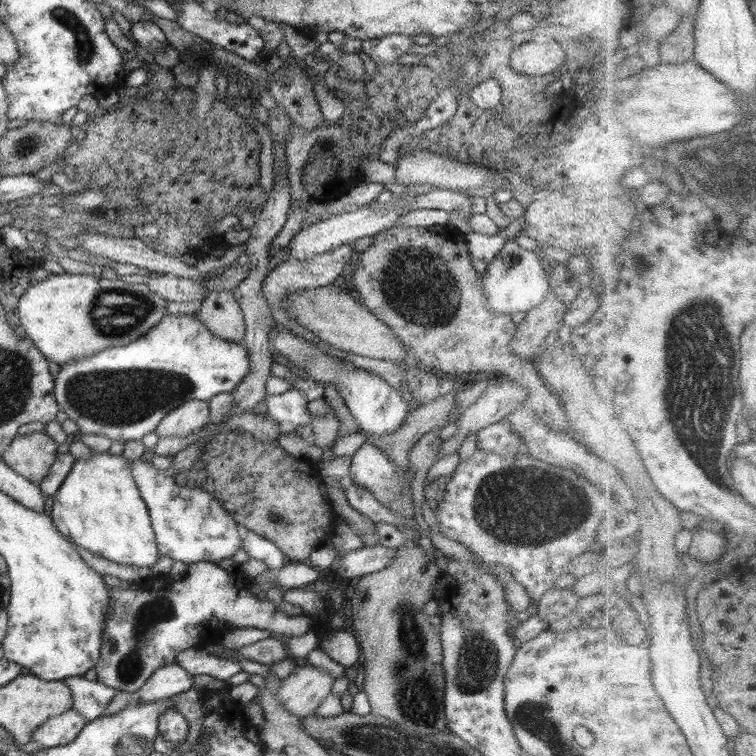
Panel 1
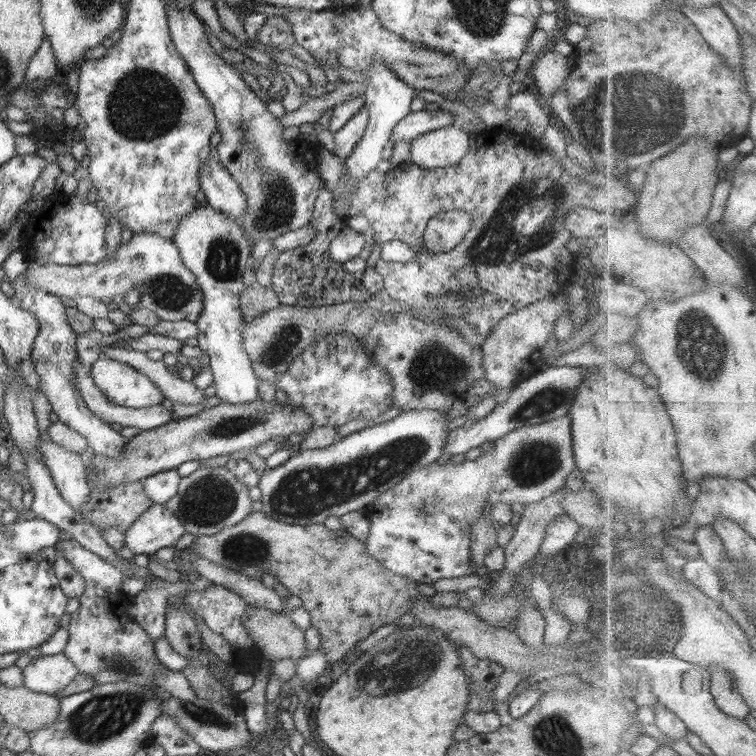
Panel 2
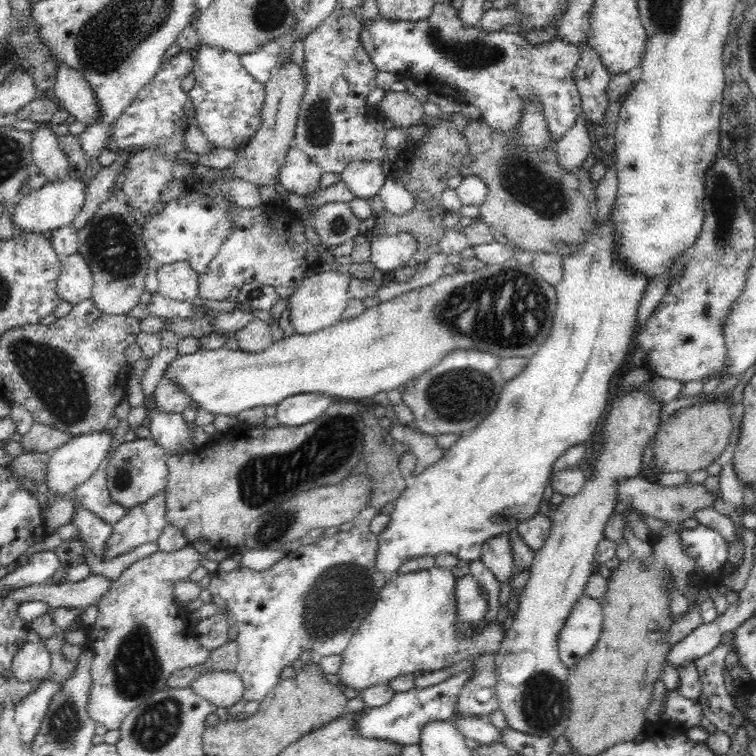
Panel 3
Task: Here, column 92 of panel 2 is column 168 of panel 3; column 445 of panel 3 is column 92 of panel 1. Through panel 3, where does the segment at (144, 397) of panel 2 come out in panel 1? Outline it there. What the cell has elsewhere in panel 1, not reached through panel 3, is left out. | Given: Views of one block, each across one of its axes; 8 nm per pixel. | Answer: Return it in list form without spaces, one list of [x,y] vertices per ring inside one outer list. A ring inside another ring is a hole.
[[[64,272],[28,286],[18,300],[16,310],[19,325],[34,346],[49,361],[64,366],[144,336],[168,314],[167,302],[152,292],[146,283],[127,283],[121,278],[106,279]]]

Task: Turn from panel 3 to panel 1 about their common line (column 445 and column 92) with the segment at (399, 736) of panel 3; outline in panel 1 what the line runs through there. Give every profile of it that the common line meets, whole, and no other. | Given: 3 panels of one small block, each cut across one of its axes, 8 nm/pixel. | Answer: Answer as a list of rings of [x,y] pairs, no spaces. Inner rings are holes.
[[[72,676],[62,680],[70,688],[73,698],[73,710],[77,711],[86,721],[103,717],[109,708],[117,690],[83,676]]]

